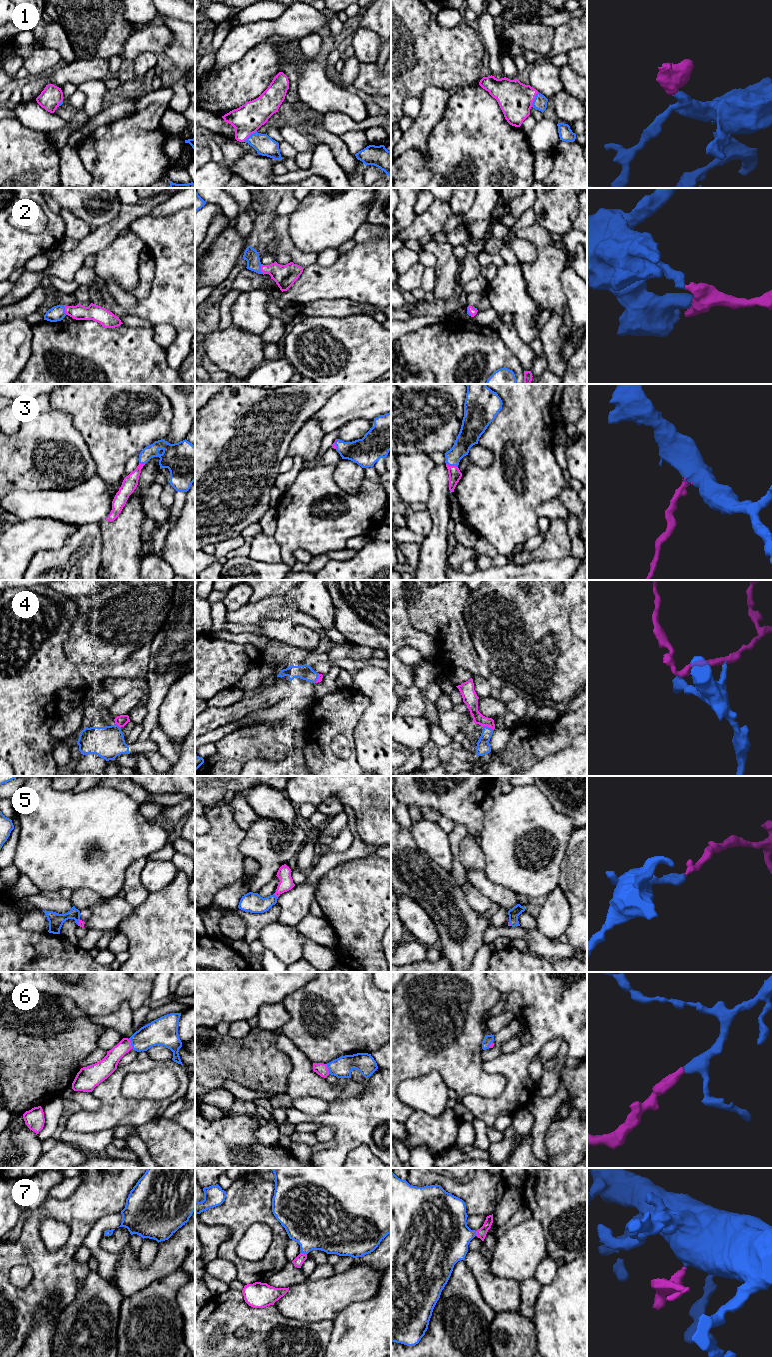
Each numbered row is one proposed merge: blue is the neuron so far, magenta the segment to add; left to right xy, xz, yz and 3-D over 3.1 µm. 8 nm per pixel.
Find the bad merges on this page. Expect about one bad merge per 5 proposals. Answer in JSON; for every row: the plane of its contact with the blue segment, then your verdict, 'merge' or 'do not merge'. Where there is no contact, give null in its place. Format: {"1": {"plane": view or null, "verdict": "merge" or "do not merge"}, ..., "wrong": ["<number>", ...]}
{"1": {"plane": "yz", "verdict": "merge"}, "2": {"plane": "xz", "verdict": "merge"}, "3": {"plane": "yz", "verdict": "merge"}, "4": {"plane": "yz", "verdict": "merge"}, "5": {"plane": "xz", "verdict": "merge"}, "6": {"plane": "xy", "verdict": "merge"}, "7": {"plane": "xz", "verdict": "merge"}, "wrong": []}

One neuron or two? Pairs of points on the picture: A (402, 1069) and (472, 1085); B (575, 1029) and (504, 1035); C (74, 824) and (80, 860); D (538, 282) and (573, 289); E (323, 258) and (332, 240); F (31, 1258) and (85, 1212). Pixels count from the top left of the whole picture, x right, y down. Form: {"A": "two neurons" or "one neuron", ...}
{"A": "one neuron", "B": "two neurons", "C": "one neuron", "D": "two neurons", "E": "two neurons", "F": "one neuron"}

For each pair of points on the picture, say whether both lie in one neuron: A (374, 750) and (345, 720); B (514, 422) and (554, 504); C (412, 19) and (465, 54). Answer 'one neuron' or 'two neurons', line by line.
A: two neurons
B: two neurons
C: one neuron

